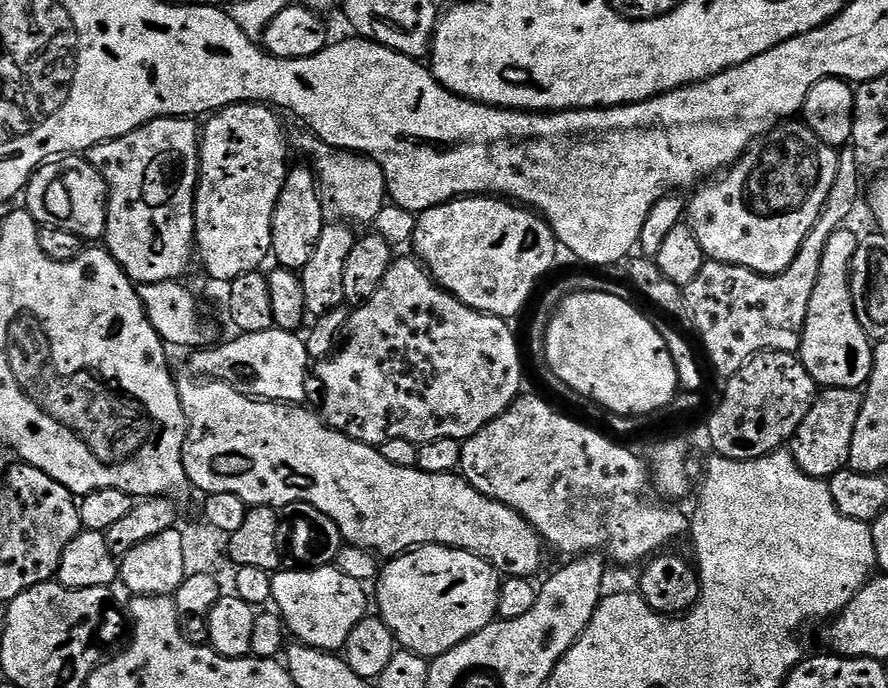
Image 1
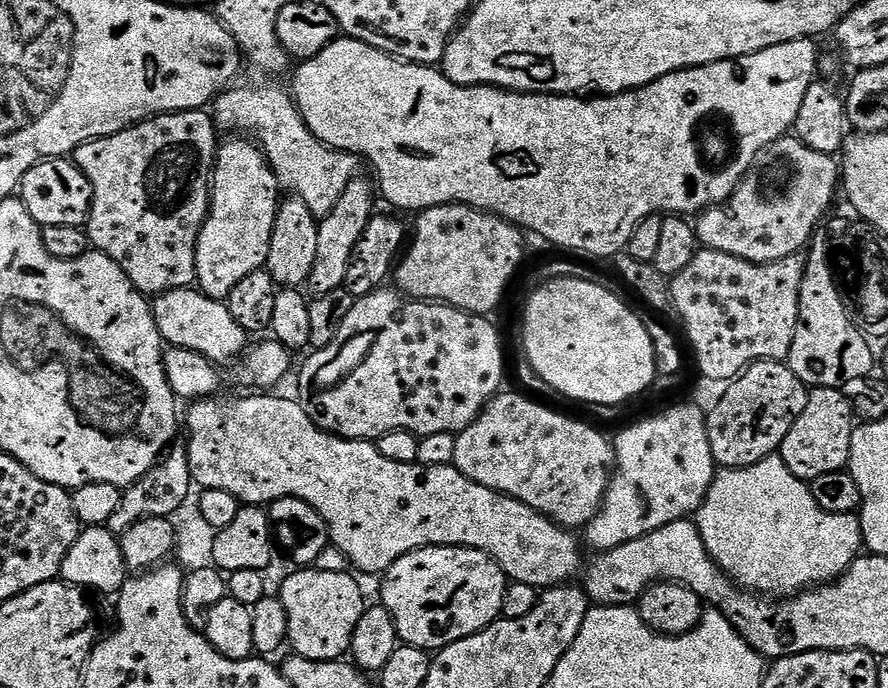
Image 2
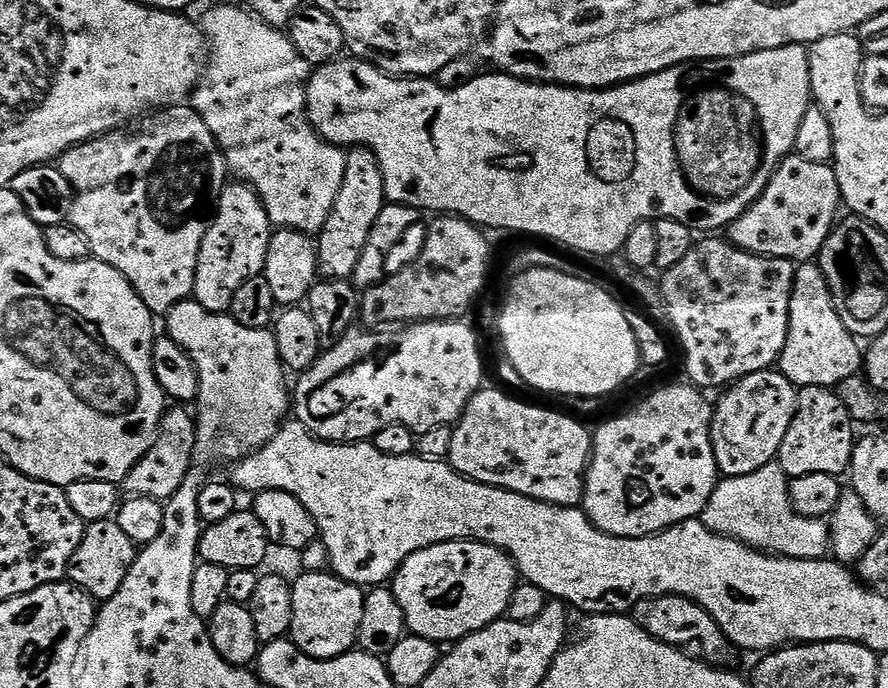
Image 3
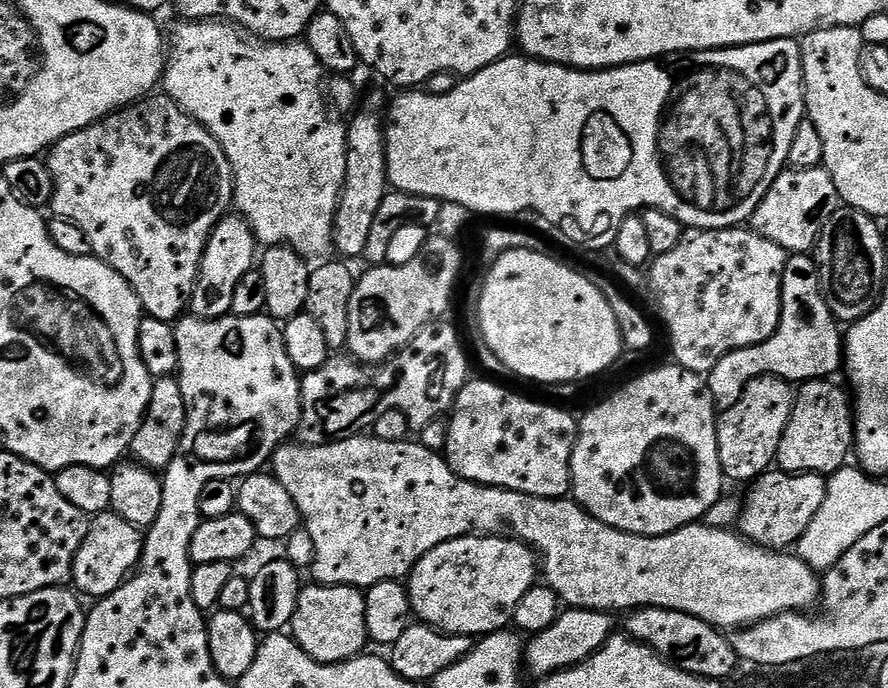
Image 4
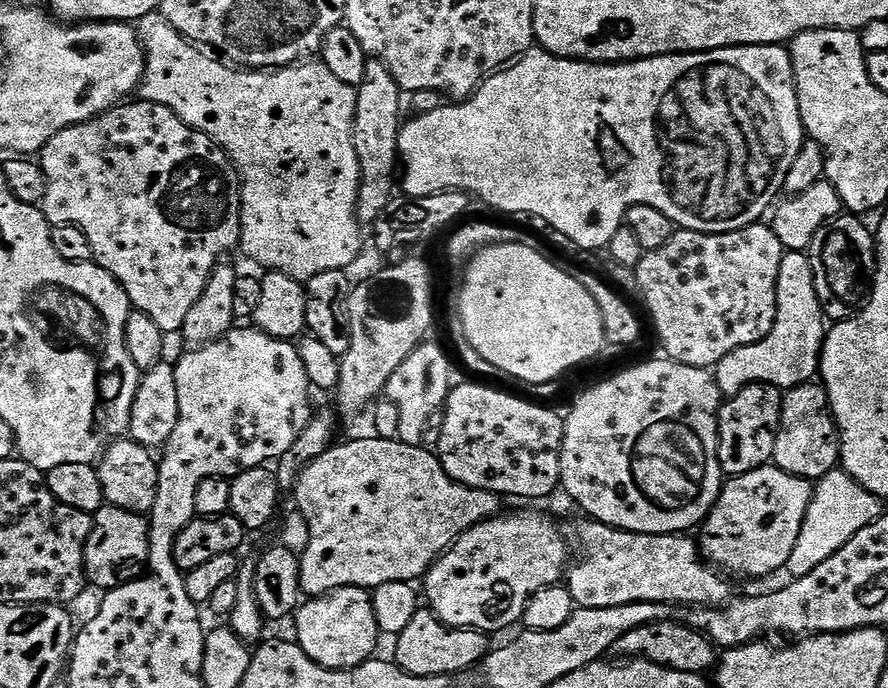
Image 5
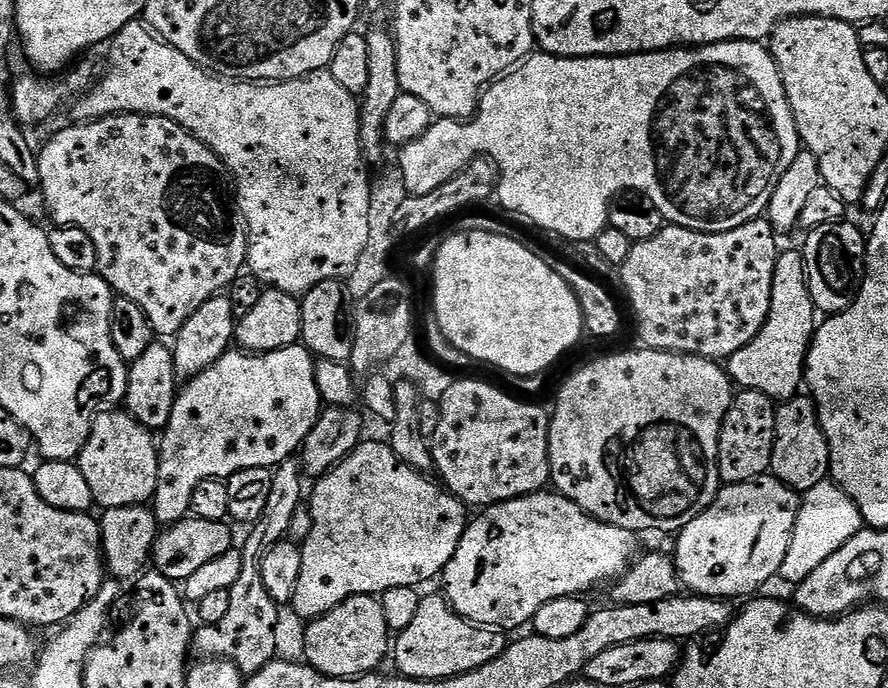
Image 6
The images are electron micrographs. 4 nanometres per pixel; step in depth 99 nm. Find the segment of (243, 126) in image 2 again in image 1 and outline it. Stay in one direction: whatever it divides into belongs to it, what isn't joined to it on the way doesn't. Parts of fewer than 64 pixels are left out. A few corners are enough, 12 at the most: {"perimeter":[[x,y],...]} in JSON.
{"perimeter":[[313,145],[327,219],[371,225],[384,172],[358,152]]}

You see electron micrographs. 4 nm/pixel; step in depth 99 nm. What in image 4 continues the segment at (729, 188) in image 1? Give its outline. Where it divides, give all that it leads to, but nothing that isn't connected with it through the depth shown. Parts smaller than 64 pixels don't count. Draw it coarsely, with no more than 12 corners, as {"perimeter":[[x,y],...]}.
{"perimeter":[[824,167],[780,173],[750,227],[808,254],[842,201]]}

